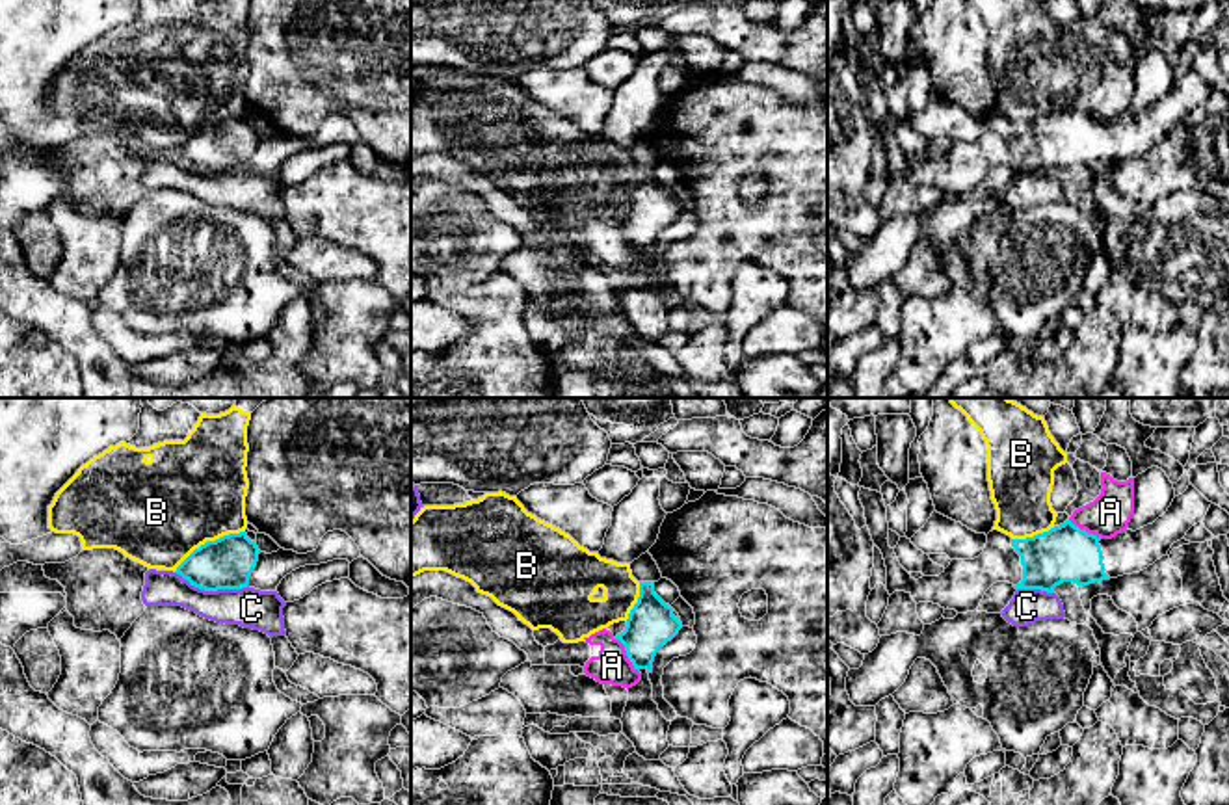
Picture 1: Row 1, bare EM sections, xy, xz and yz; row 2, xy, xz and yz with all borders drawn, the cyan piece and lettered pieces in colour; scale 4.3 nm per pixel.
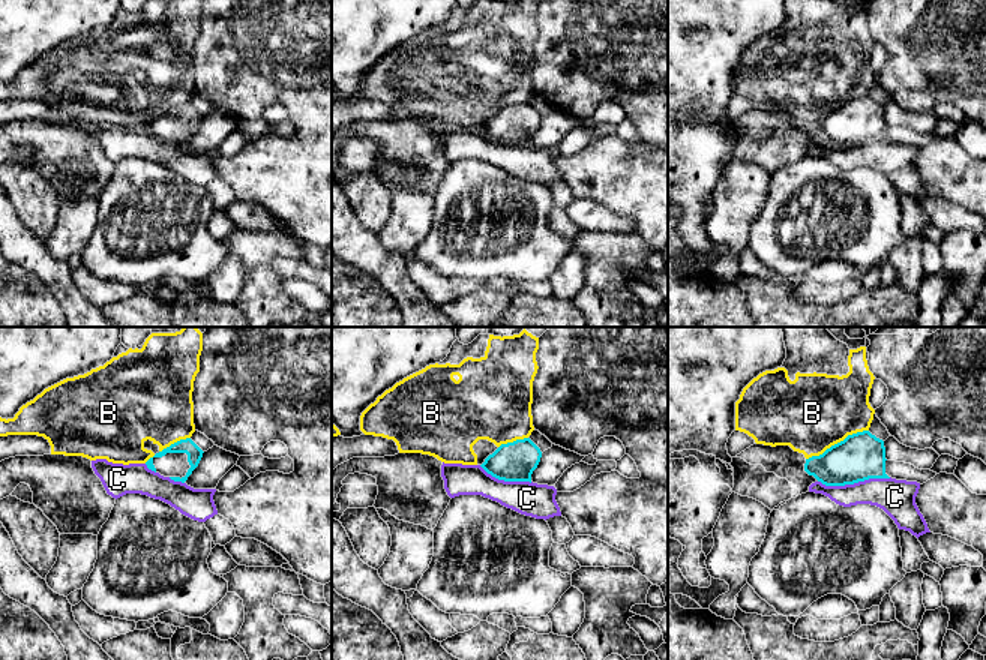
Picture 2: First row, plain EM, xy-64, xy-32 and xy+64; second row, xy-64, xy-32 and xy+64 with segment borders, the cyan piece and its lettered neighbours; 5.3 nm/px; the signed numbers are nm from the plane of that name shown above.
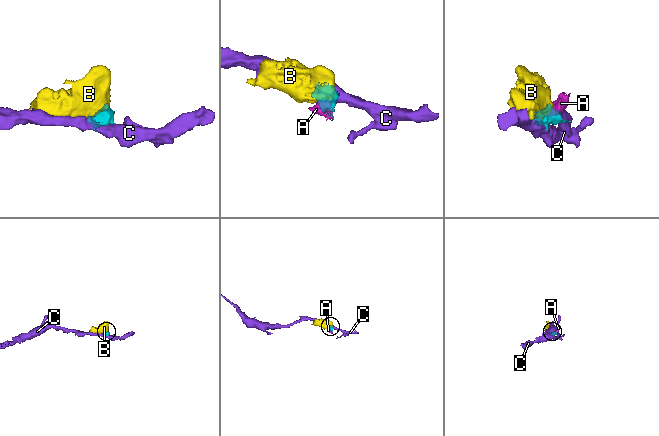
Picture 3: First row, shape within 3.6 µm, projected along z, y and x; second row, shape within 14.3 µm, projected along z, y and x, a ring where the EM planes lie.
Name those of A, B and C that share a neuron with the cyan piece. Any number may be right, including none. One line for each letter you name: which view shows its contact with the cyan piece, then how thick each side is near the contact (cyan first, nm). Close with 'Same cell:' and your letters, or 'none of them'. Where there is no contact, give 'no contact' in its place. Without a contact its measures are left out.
Same cell: none of them

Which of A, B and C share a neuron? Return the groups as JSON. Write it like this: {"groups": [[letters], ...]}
{"groups": [["A", "B"], ["C"]]}

